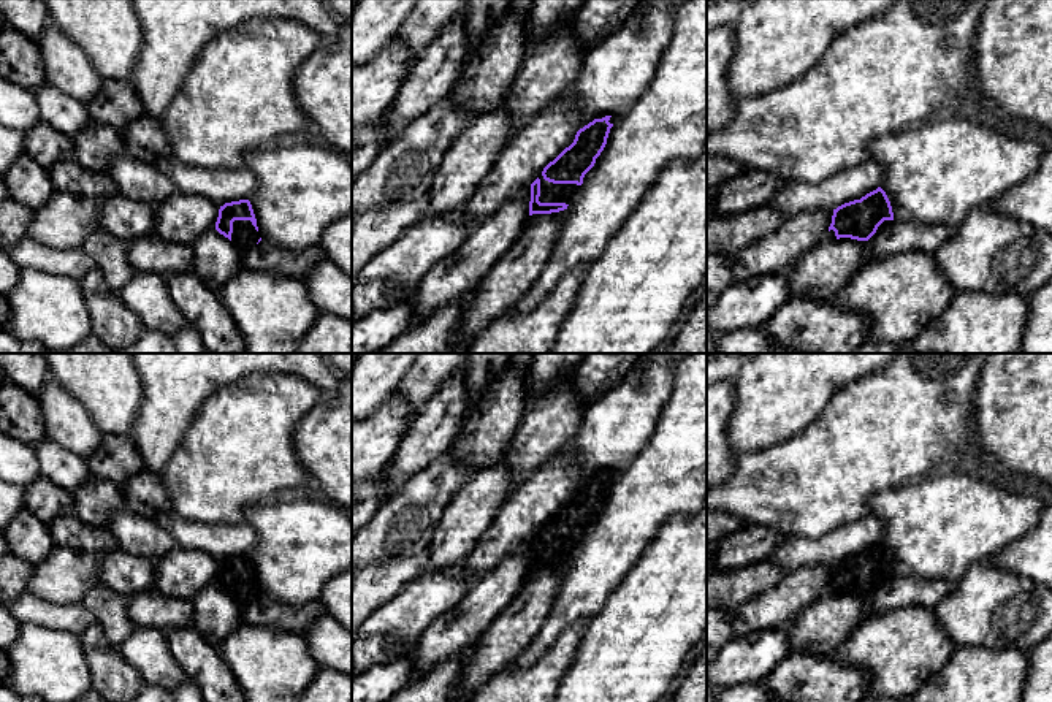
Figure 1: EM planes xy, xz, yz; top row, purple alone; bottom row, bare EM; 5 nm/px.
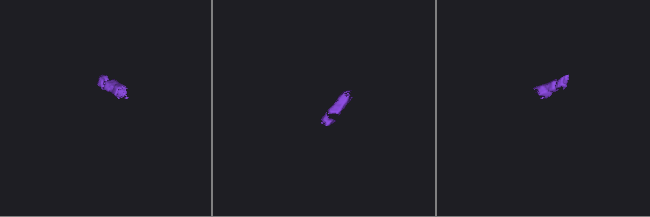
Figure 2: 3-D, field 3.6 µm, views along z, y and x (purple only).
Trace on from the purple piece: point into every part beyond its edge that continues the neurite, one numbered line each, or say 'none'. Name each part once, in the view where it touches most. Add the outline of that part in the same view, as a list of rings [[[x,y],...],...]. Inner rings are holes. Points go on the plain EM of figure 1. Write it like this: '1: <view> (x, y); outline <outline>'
1: xy (244, 590); outline [[[234,575],[231,597],[239,605],[244,607],[255,601],[260,594],[260,588],[255,585],[250,575]]]
2: xz (550, 547); outline [[[539,531],[540,534],[540,558],[566,558],[569,559],[577,550],[580,540],[577,539],[553,539]]]

